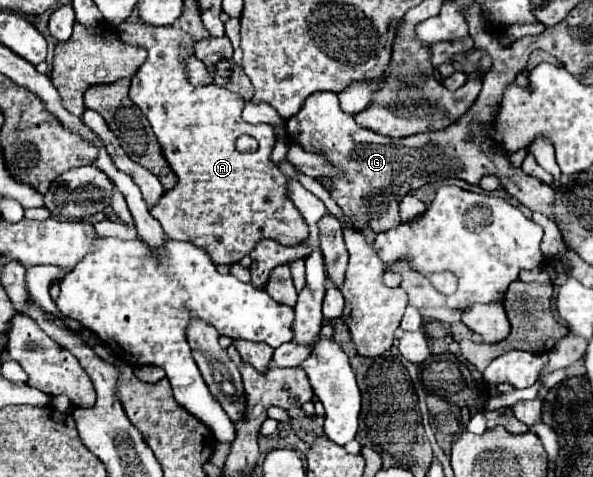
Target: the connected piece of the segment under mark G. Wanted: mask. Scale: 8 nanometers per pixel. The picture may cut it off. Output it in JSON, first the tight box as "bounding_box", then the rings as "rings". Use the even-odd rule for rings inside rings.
{"bounding_box":[286,92,556,234],"rings":[[[314,92],[314,96],[306,98],[300,112],[296,112],[290,122],[286,120],[286,132],[292,142],[302,144],[302,148],[308,152],[324,154],[344,172],[344,176],[332,180],[330,194],[344,210],[352,228],[370,224],[376,234],[386,232],[400,224],[398,202],[402,196],[412,192],[412,188],[446,178],[460,178],[468,184],[480,184],[484,176],[496,176],[500,186],[520,204],[552,218],[552,202],[556,196],[554,190],[548,184],[542,184],[538,178],[526,176],[520,168],[514,168],[510,156],[490,152],[490,140],[468,140],[470,132],[466,132],[466,116],[438,132],[390,138],[358,126],[350,114],[338,108],[338,94]]]}

